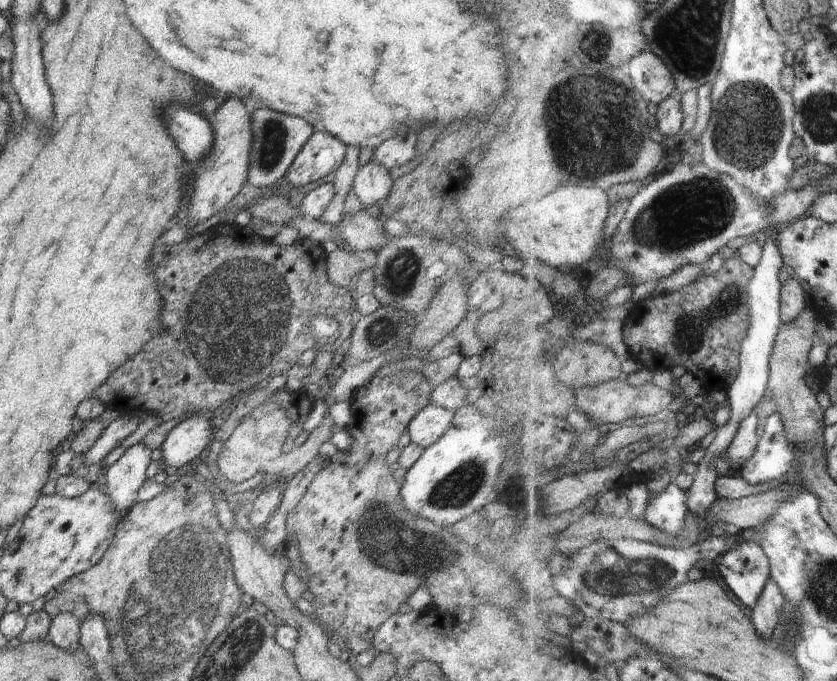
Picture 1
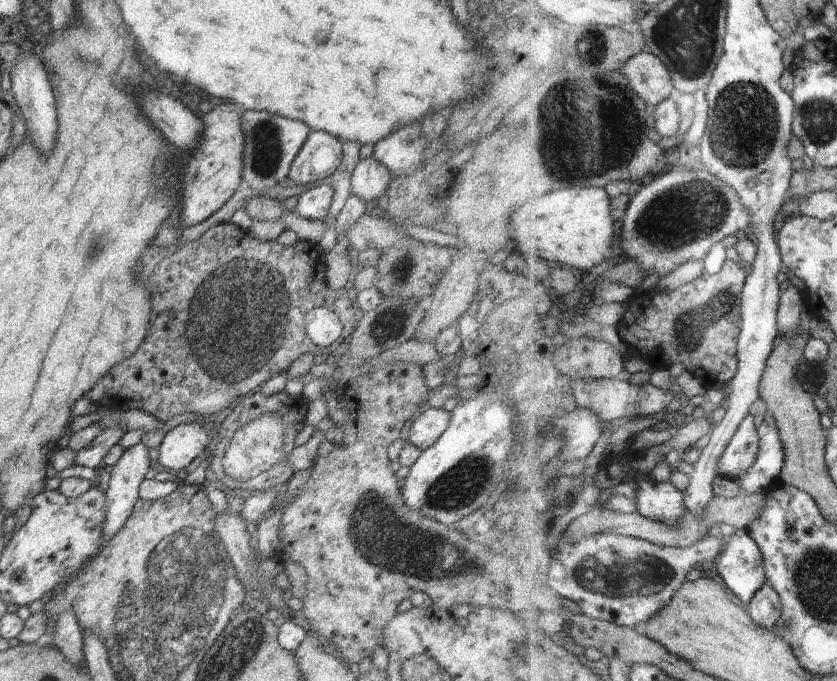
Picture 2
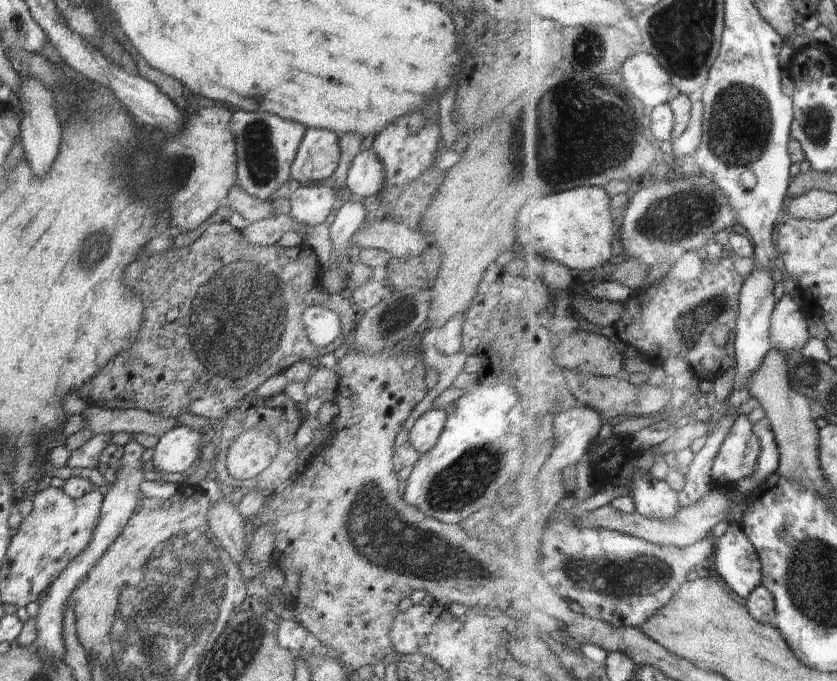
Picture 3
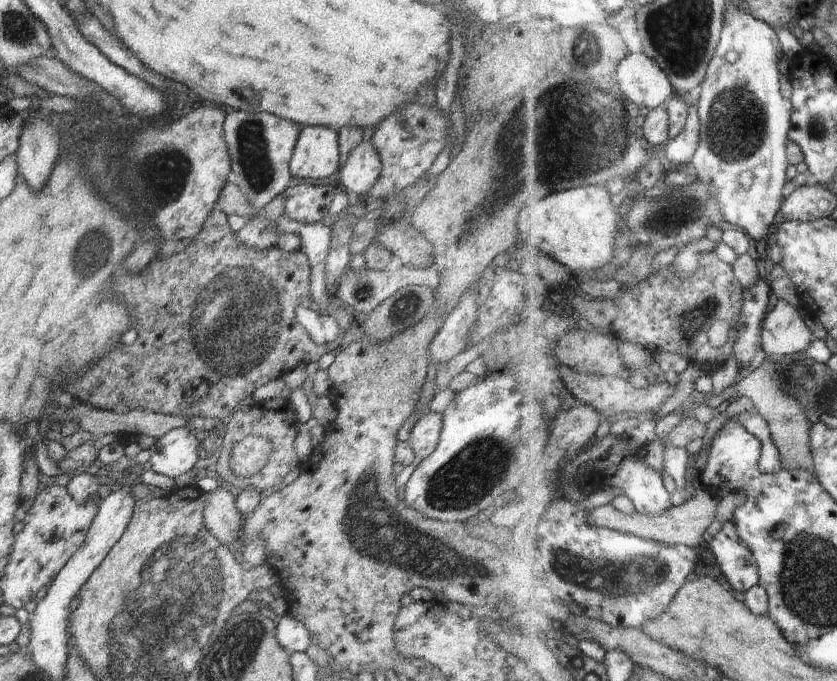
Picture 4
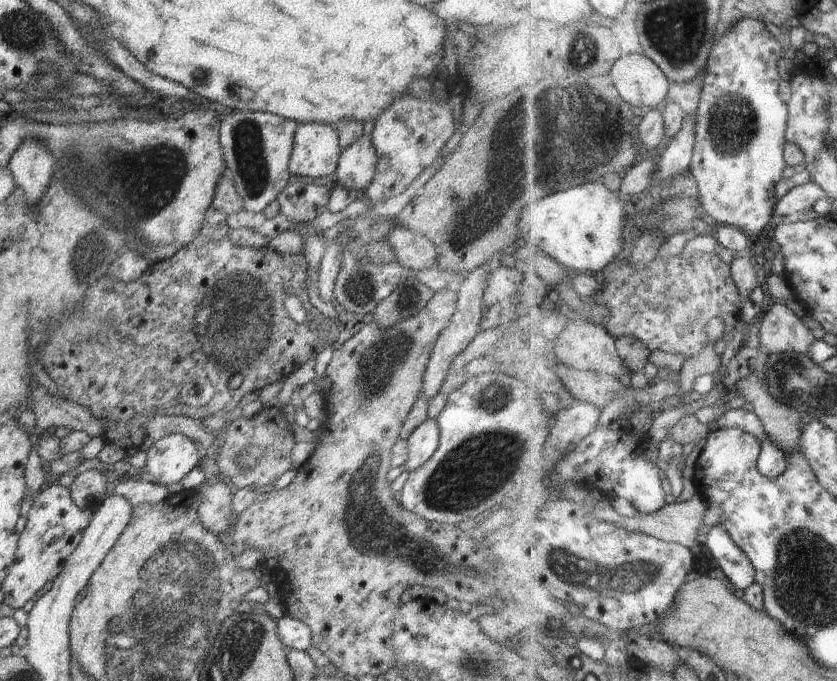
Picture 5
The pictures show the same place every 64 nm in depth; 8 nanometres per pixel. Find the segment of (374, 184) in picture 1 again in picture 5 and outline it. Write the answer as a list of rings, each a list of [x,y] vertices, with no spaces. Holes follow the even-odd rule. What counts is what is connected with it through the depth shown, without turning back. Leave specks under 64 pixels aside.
[[[362,135],[345,151],[337,162],[337,182],[348,190],[366,190],[377,171],[377,156],[370,135]]]

